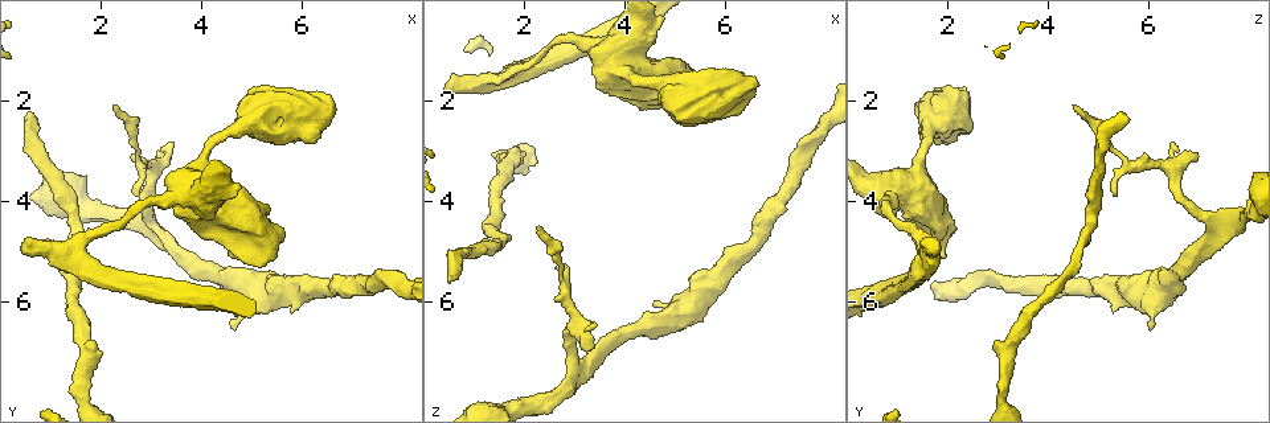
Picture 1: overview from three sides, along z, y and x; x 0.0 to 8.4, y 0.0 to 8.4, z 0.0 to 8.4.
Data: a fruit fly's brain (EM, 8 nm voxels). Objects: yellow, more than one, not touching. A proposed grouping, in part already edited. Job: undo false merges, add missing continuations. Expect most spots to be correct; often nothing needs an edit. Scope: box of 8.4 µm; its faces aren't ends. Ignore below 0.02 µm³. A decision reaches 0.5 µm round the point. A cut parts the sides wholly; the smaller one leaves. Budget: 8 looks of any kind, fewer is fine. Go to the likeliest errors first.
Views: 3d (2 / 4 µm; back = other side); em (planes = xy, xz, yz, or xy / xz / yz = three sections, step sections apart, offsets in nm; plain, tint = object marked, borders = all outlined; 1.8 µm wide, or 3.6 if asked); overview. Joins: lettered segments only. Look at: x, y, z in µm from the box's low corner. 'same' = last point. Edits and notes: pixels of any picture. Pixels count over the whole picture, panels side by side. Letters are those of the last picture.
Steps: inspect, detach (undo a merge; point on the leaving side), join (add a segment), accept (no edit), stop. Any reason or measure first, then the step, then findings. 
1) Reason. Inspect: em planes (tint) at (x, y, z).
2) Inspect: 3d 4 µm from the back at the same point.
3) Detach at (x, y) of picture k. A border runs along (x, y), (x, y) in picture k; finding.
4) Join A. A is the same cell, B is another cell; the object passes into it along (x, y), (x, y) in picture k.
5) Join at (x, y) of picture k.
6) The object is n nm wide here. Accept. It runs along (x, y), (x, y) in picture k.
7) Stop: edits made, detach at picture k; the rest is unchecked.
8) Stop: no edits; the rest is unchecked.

Tapers out. Inspect: em planes (borders) at (2.30, 2.15, 4.50).

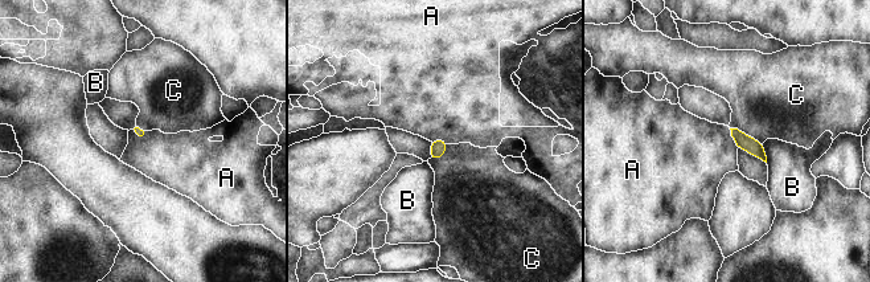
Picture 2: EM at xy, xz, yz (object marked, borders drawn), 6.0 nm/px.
Accept. A, B and C are other cells; a border runs along (729, 129), (738, 147) in picture 2; none of them fits.

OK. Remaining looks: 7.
Branch stops here. Inspect: 3d 2 µm at (3.15, 3.05, 7.00).

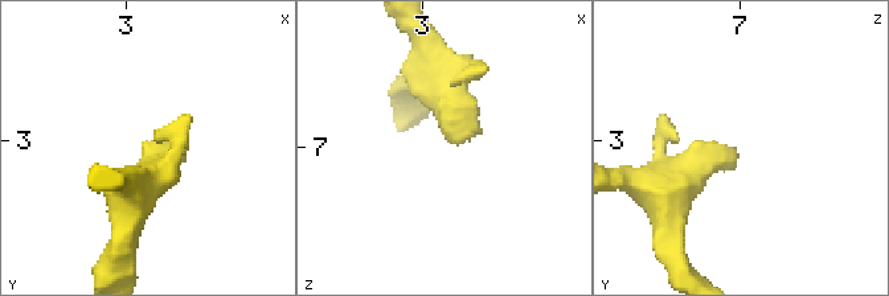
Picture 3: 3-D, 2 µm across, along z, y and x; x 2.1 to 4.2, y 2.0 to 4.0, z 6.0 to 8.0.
Now the EM. Inspect: em planes (borders) at (3.18, 3.08, 6.98).

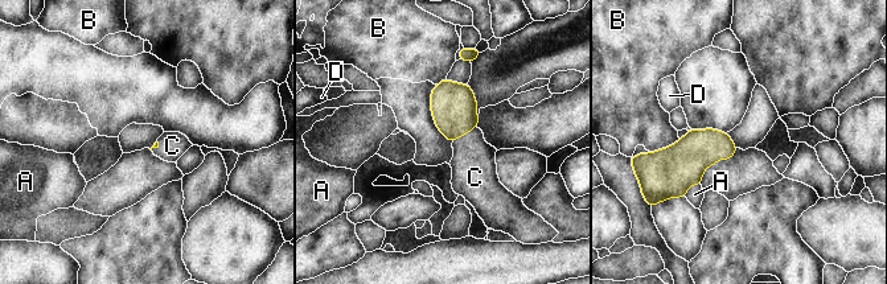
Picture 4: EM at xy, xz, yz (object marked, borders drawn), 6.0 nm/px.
The longest contact is with B, 200 nm. Join C. C is the same cell, A, B and D are other cells; the object passes into it along (454, 106), (464, 134), (473, 165) in picture 4; it goes on there.

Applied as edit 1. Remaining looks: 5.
See it whole again. Inspect: overview.

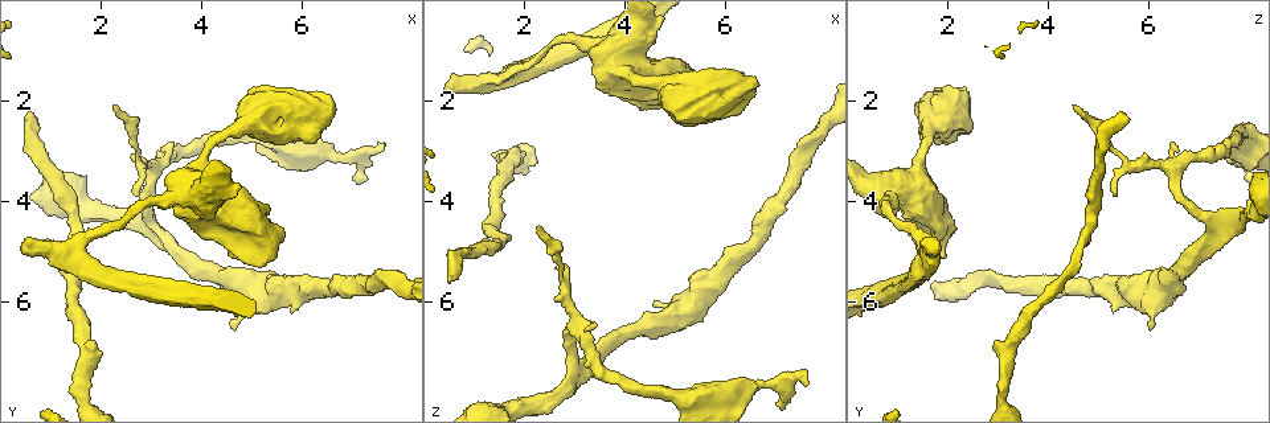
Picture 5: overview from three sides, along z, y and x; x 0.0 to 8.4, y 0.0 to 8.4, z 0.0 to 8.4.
A fork. Inspect: 3d 2 µm at (1.55, 4.85, 1.55).

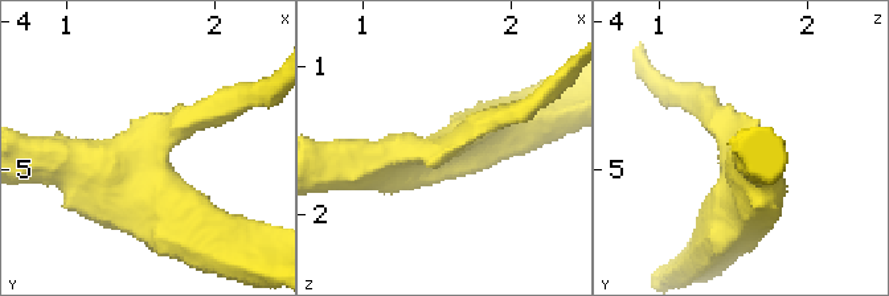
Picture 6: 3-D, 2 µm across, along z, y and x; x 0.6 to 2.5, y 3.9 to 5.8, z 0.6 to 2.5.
3 arms meet here; the arms are 170, 300, 360 nm wide; shape alone is not enough. Inspect: em planes (borders) at (1.60, 4.88, 1.50).

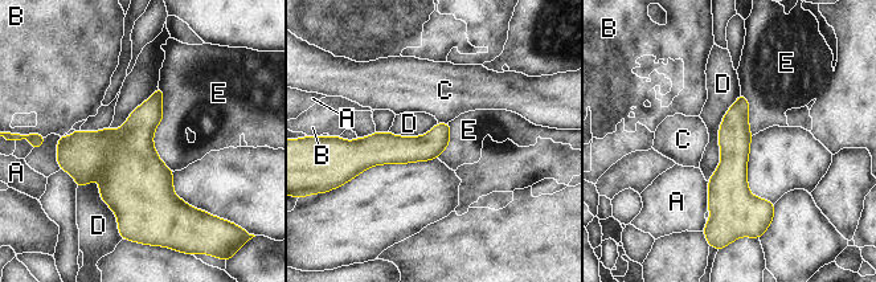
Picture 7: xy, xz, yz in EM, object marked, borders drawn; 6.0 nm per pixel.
The longest contact is with D, 600 nm. Accept. A, B, C, D and E are other cells; it runs along (740, 98), (724, 217) in picture 7; one neuron here.

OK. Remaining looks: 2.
Stop: edits made, join at picture 4; the rest is unchecked.

